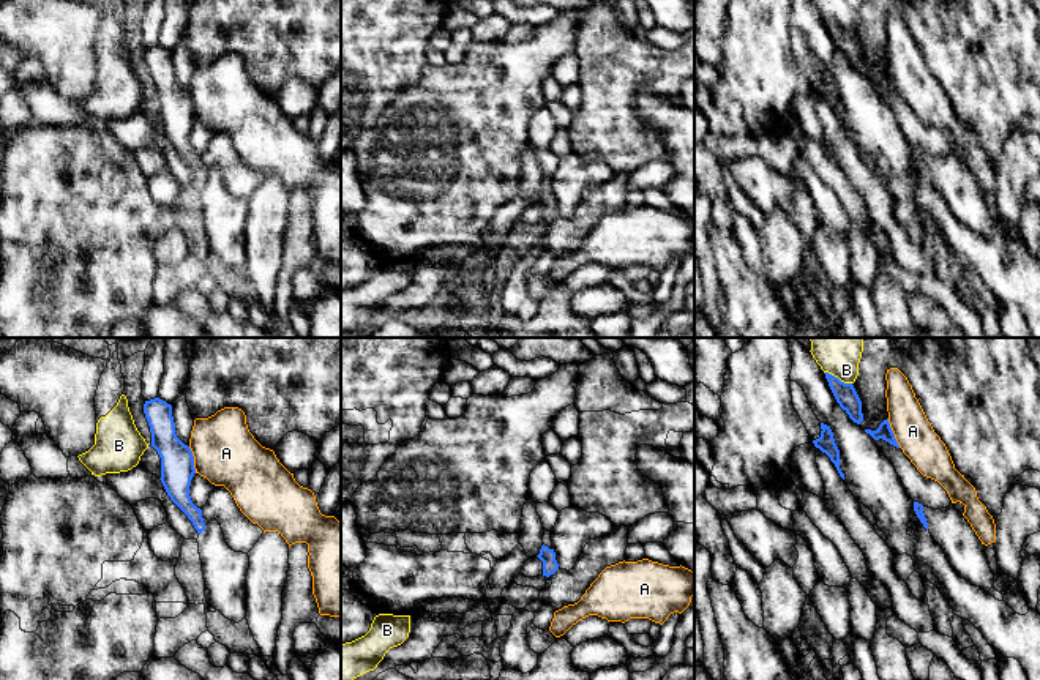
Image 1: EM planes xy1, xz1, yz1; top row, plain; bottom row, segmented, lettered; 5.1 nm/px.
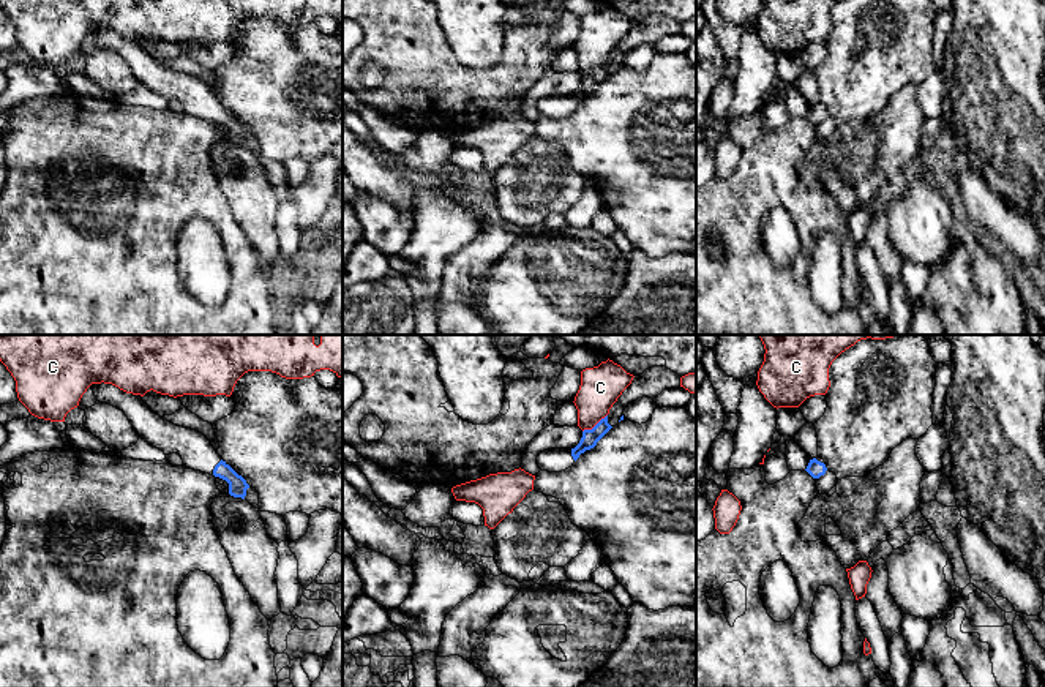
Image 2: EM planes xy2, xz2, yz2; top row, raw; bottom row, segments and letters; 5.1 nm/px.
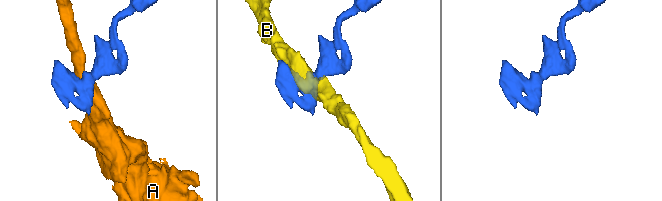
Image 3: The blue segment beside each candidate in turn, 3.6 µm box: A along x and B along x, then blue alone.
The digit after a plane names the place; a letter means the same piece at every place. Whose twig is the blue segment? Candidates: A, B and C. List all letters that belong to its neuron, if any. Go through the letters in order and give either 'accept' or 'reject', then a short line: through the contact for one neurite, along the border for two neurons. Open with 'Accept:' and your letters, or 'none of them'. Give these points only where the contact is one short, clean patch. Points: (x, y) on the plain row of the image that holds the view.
Accept: none of them
A: reject
B: reject
C: reject; line xz2 (606, 60), (583, 78)

